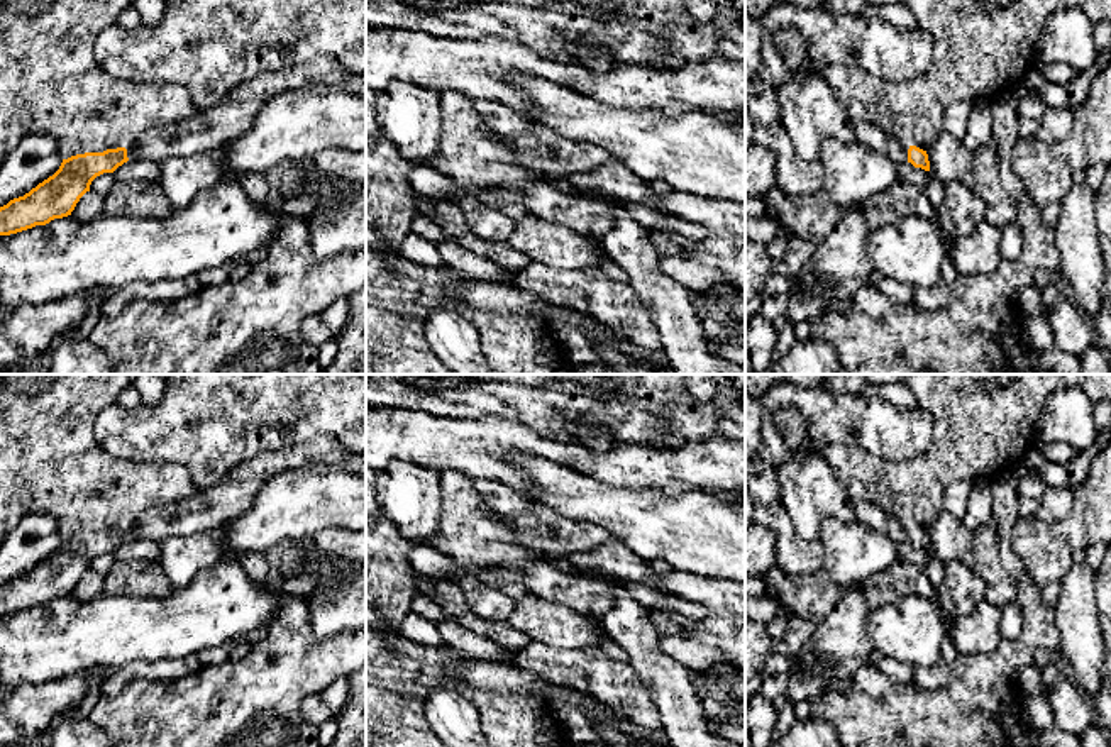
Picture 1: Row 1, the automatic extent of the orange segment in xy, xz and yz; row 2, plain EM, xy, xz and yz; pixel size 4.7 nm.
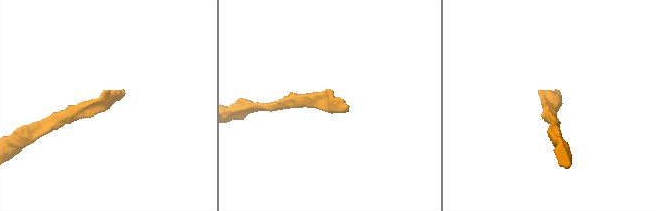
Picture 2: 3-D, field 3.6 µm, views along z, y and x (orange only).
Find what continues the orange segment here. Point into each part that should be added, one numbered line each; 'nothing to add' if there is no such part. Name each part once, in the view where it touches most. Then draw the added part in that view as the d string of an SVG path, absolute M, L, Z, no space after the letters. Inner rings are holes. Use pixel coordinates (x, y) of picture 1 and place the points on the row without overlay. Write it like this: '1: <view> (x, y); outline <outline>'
1: yz (866, 514); outline M859 501L855 503L855 520L869 528L887 534L896 542L908 540L908 525L903 525L894 517L881 510L879 506Z

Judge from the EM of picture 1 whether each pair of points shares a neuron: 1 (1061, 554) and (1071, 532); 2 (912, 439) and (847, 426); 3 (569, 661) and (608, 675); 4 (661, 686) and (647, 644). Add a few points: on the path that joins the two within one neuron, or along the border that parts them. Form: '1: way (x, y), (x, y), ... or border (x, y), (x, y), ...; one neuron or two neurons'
1: way (1061, 549), (1061, 542), (1066, 537); one neuron
2: way (896, 434), (876, 426), (862, 426); one neuron
3: way (580, 668), (598, 675); one neuron
4: way (661, 676), (649, 663), (647, 654); one neuron

